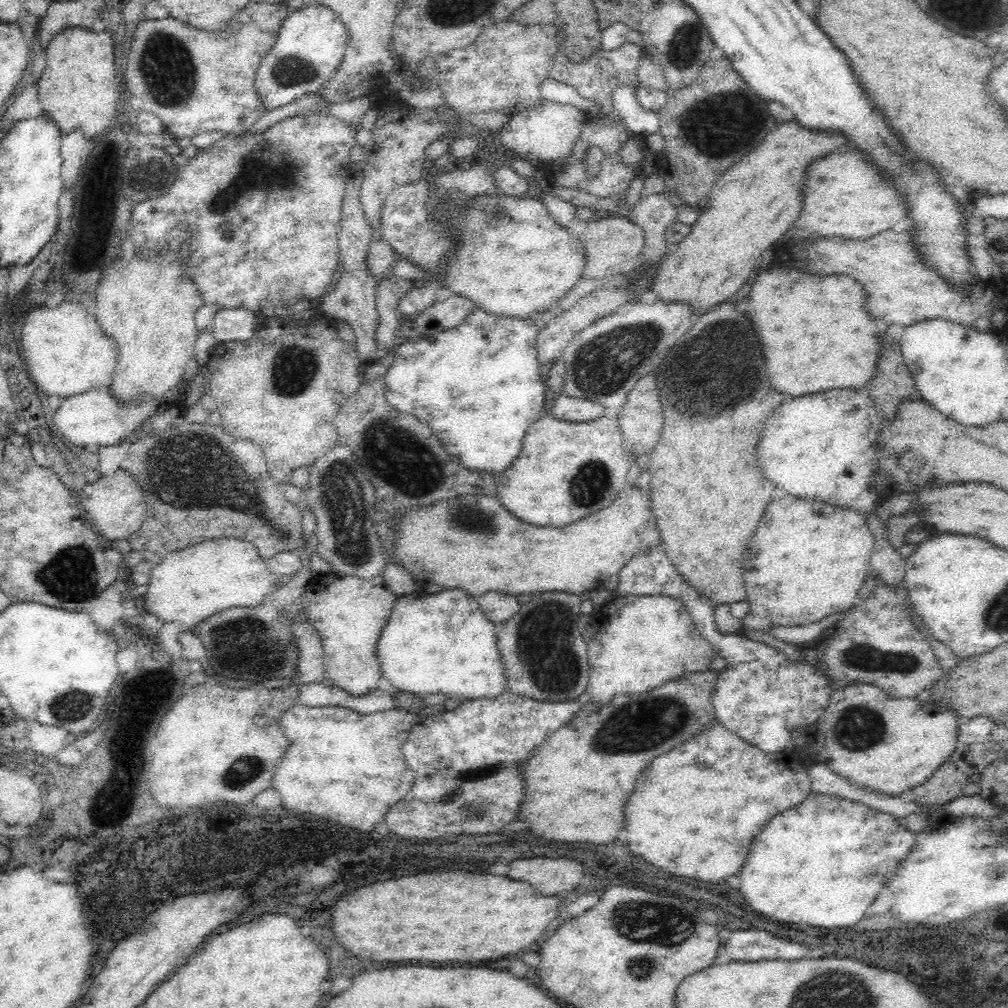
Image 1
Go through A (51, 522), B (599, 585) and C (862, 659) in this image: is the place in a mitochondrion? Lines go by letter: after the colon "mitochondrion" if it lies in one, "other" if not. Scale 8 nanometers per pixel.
A: other
B: other
C: mitochondrion

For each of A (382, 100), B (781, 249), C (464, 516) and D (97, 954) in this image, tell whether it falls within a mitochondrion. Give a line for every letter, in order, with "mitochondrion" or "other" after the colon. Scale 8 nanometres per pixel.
A: other
B: other
C: mitochondrion
D: other

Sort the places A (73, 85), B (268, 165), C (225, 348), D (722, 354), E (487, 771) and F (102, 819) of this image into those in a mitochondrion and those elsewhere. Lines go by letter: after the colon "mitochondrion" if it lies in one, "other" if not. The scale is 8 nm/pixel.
A: other
B: mitochondrion
C: other
D: mitochondrion
E: mitochondrion
F: other

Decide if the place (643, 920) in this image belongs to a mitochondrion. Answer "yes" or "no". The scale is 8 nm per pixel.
yes

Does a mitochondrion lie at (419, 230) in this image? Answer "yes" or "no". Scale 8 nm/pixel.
yes

